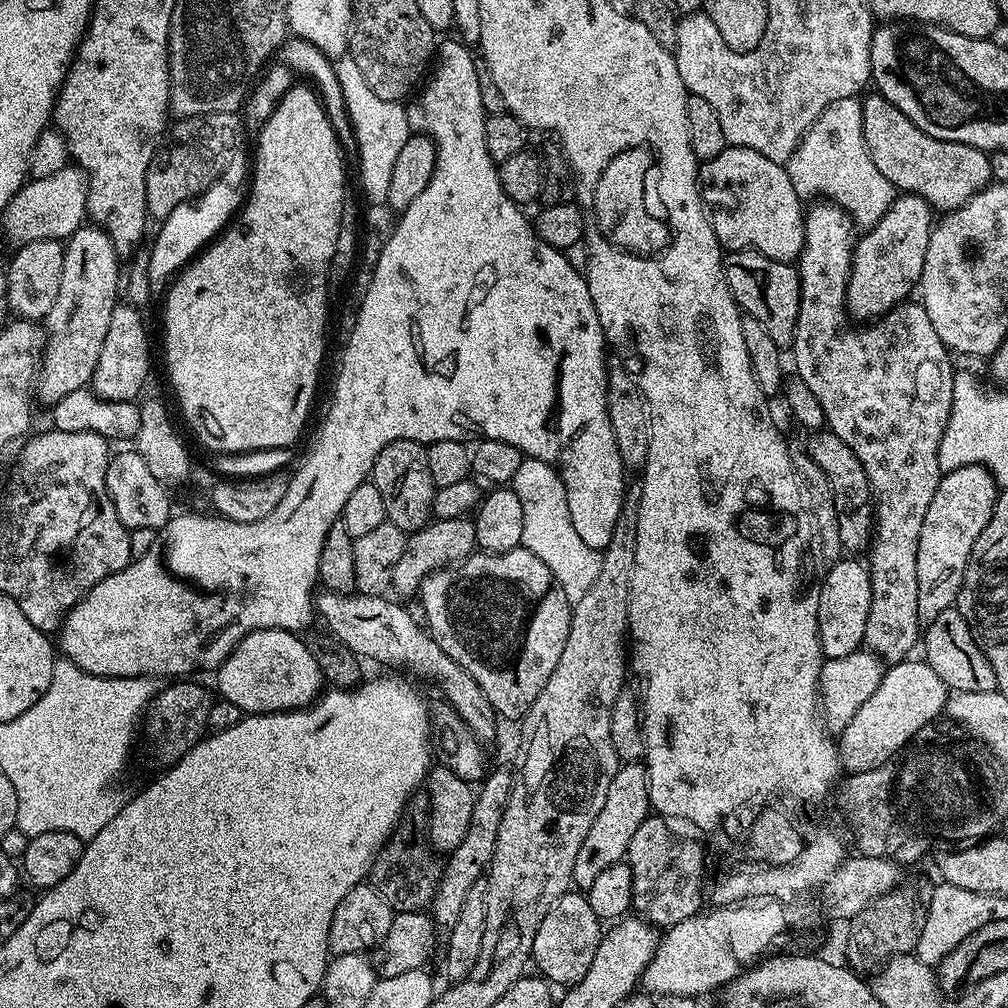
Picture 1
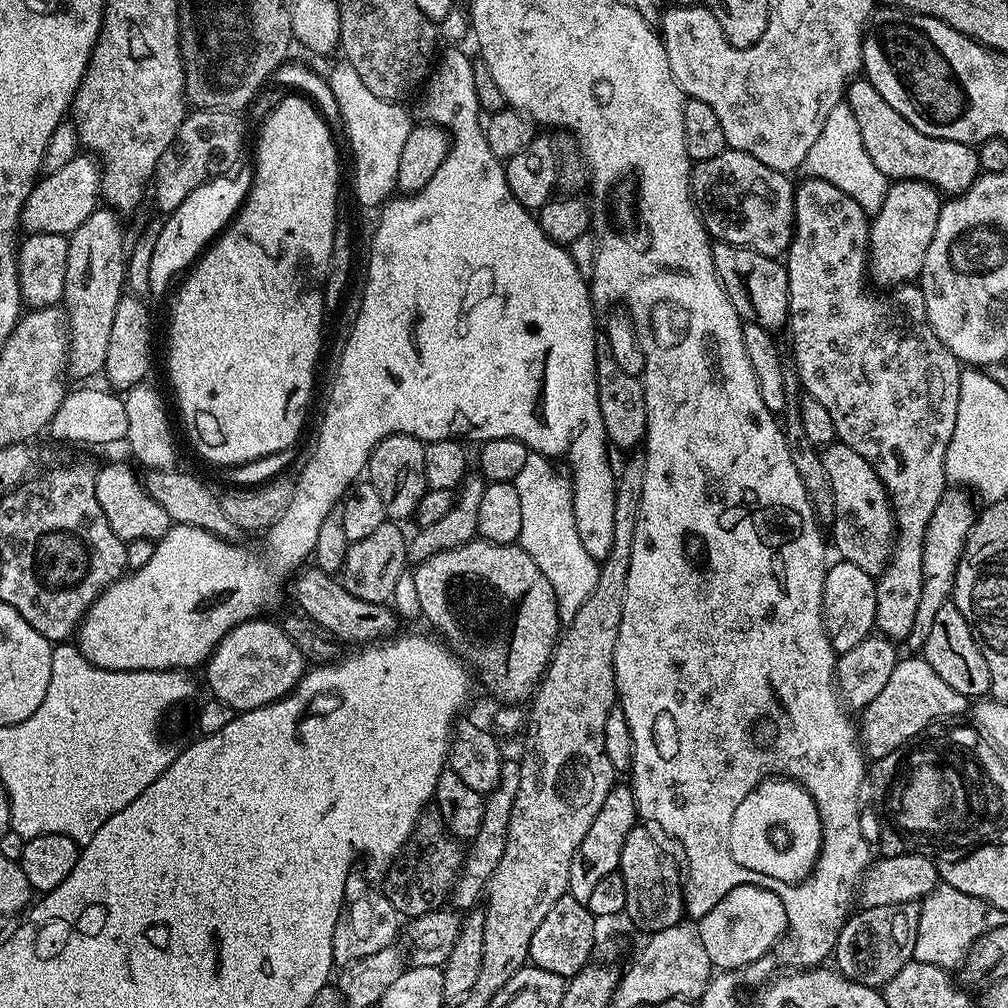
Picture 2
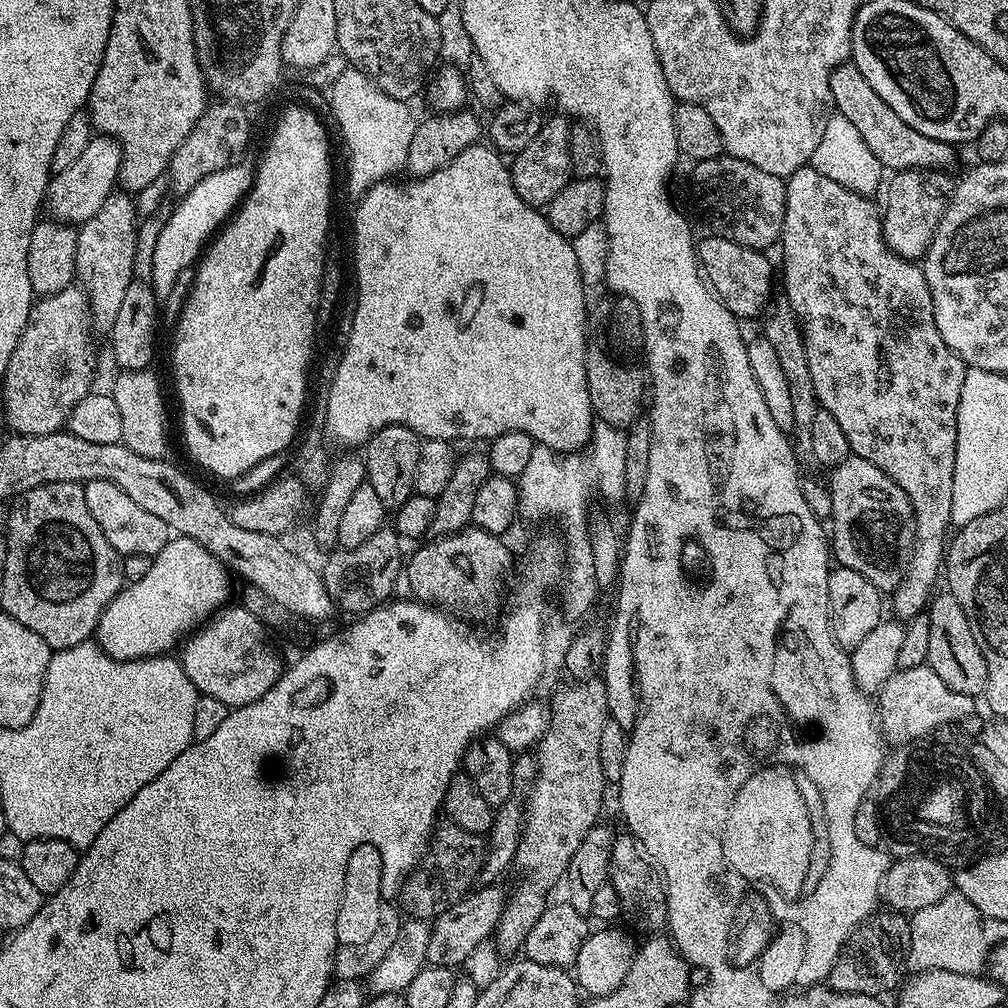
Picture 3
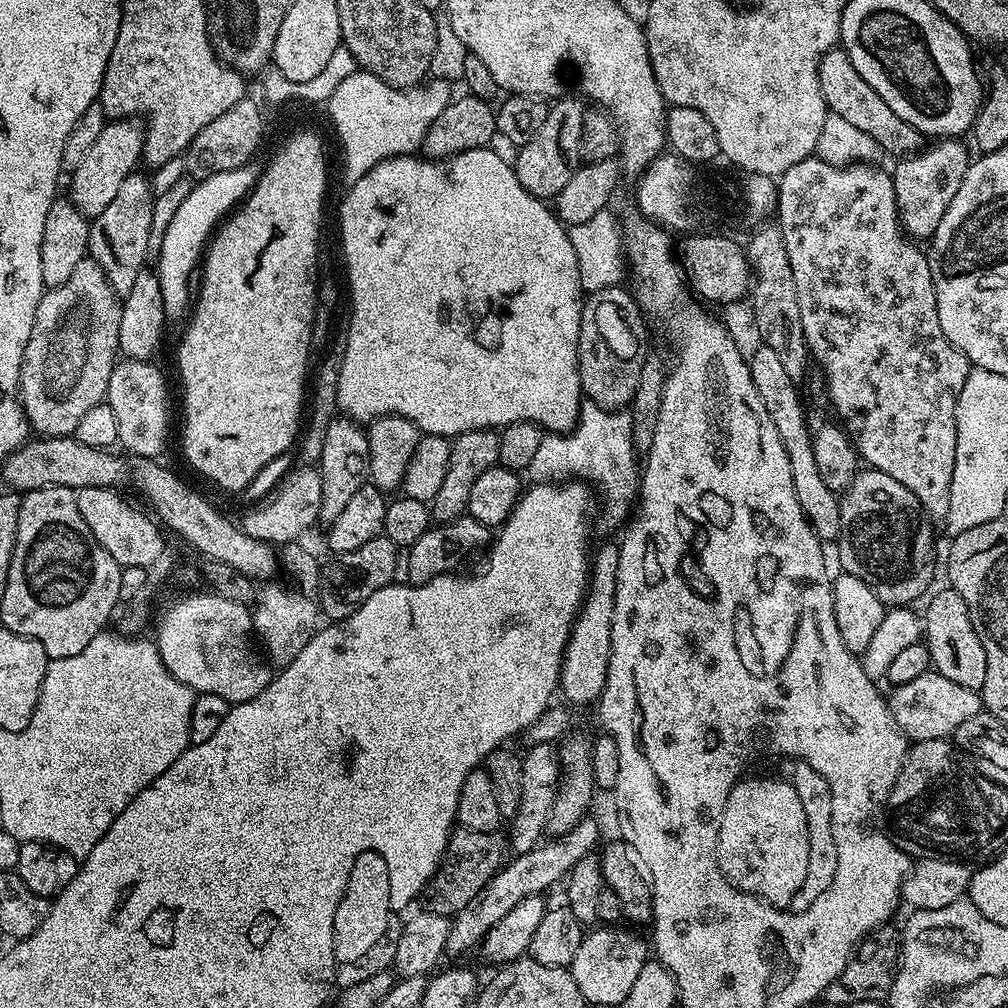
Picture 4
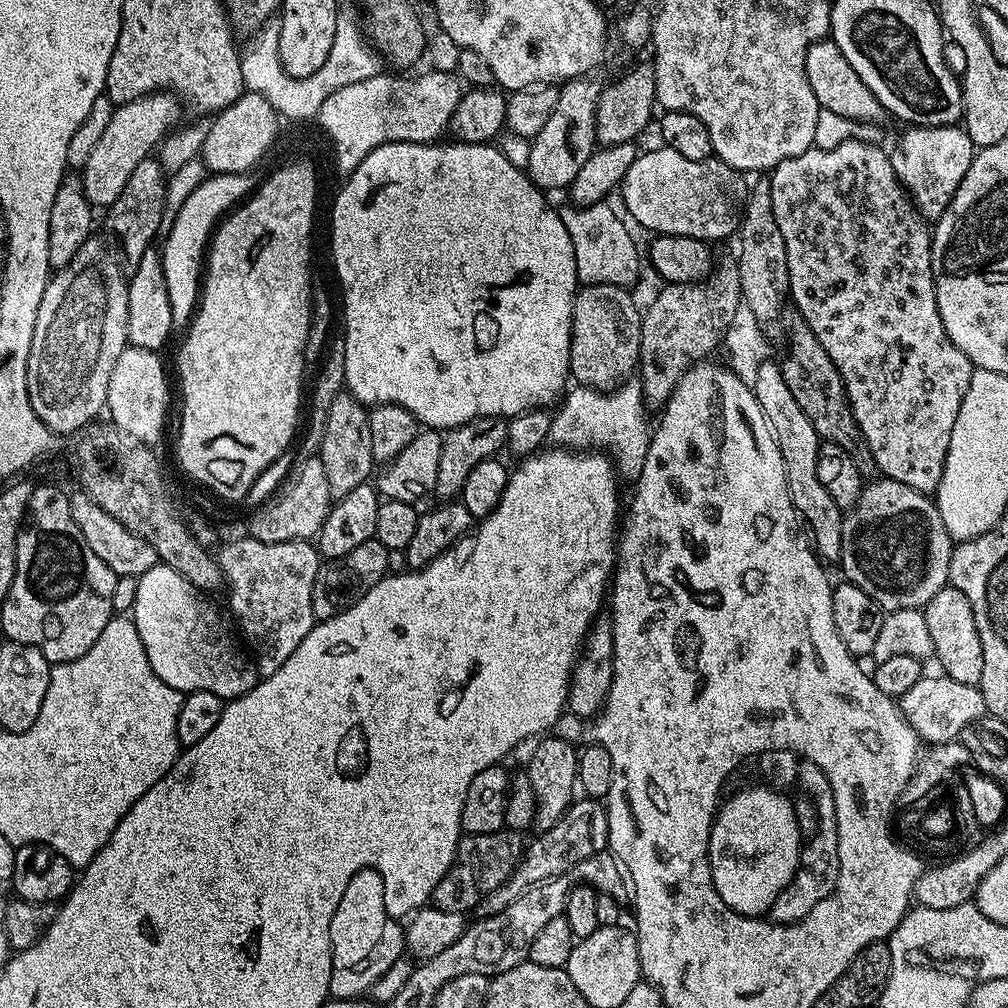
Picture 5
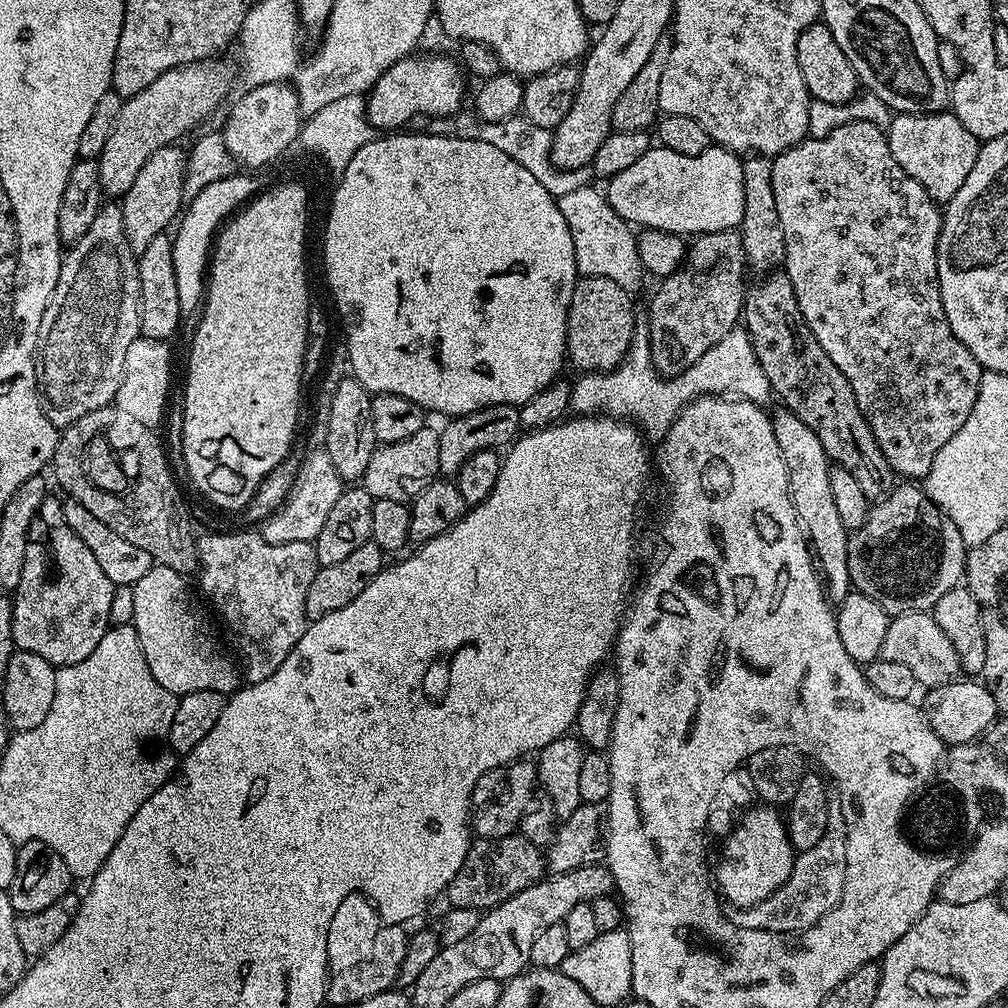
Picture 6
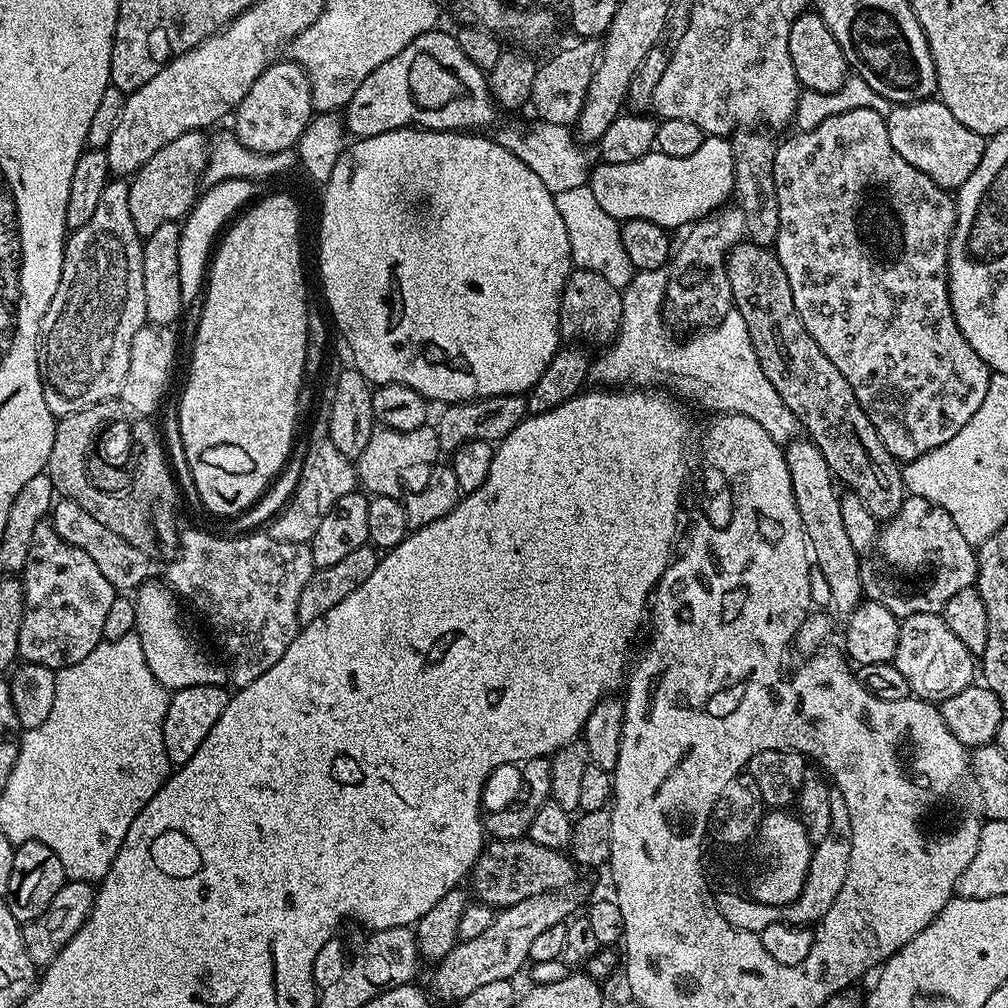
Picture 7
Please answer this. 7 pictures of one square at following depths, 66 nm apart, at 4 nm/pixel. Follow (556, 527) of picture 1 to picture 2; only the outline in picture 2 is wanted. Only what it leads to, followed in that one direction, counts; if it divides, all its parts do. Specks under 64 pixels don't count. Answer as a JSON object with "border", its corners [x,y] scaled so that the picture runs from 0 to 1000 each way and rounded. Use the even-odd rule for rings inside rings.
{"border":[[[525,450],[511,476],[514,495],[518,502],[518,530],[514,537],[517,544],[530,554],[534,565],[542,569],[552,590],[552,604],[557,620],[562,621],[573,609],[581,593],[593,577],[595,560],[577,542],[571,519],[567,513],[567,481],[564,473],[551,464],[545,453]]]}

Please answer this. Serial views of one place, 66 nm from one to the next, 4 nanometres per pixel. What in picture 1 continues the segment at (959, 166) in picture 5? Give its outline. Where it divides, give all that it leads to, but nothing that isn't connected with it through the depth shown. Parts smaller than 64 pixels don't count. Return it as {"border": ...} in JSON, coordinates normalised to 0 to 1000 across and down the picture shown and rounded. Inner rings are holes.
{"border":[[[893,192],[871,216],[867,225],[850,237],[845,247],[845,263],[837,289],[837,304],[849,319],[872,317],[890,302],[898,301],[913,281],[919,244],[927,225],[927,208],[913,194]]]}

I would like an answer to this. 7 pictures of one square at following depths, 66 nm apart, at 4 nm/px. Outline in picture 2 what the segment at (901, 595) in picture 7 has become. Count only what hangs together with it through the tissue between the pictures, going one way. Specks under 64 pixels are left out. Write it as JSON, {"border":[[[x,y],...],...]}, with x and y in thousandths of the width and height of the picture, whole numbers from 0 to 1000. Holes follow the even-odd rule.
{"border":[[[826,438],[813,448],[815,462],[823,473],[827,486],[827,514],[823,521],[823,540],[829,543],[829,552],[834,556],[852,562],[866,573],[872,572],[885,552],[885,542],[889,535],[889,512],[885,508],[885,493],[879,482],[867,470],[867,462],[847,450],[843,442]]]}

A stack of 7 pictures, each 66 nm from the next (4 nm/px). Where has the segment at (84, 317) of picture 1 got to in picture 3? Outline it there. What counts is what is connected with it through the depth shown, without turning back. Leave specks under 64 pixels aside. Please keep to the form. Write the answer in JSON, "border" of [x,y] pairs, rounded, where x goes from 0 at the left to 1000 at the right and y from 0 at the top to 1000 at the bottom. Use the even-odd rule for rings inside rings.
{"border":[[[113,188],[101,200],[97,212],[85,221],[78,223],[77,252],[75,253],[75,278],[87,294],[87,305],[96,326],[103,331],[110,330],[113,315],[121,305],[121,295],[125,284],[129,284],[134,275],[134,246],[137,215],[135,202],[130,193],[122,188]]]}

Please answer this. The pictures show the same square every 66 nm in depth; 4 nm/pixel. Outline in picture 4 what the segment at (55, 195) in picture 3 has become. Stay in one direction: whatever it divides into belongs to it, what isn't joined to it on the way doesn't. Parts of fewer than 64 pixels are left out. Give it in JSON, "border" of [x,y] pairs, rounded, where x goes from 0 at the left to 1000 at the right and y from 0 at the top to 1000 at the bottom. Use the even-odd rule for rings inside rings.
{"border":[[[124,117],[104,122],[101,133],[97,133],[97,141],[89,145],[85,157],[81,157],[79,164],[69,173],[71,203],[88,216],[101,212],[101,208],[109,204],[121,181],[125,181],[125,177],[136,170],[135,162],[140,162],[142,151],[143,127],[134,118]]]}

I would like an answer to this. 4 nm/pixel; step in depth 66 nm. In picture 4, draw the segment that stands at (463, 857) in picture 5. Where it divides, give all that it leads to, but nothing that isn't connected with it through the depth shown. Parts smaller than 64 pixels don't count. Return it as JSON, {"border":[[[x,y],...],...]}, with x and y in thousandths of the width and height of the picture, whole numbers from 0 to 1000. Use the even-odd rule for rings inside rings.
{"border":[[[449,820],[448,828],[444,831],[444,844],[440,847],[440,852],[436,861],[433,862],[432,869],[426,875],[424,881],[419,886],[419,893],[422,893],[424,904],[443,909],[452,909],[466,891],[486,875],[486,871],[496,864],[501,856],[500,841],[502,845],[502,833],[496,830],[495,824],[475,825],[465,821]]]}

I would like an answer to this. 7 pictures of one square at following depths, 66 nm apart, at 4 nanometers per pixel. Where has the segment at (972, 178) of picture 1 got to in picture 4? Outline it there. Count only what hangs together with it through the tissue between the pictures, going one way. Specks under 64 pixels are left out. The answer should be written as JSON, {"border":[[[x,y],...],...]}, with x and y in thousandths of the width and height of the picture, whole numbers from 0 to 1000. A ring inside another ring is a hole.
{"border":[[[830,46],[821,51],[813,60],[812,65],[812,85],[815,85],[815,97],[819,101],[822,112],[844,121],[851,129],[863,133],[867,141],[878,151],[886,151],[886,156],[896,157],[904,155],[916,148],[919,143],[918,136],[903,121],[891,117],[875,97],[871,97],[871,89],[851,73],[847,62],[838,54],[836,47]]]}

